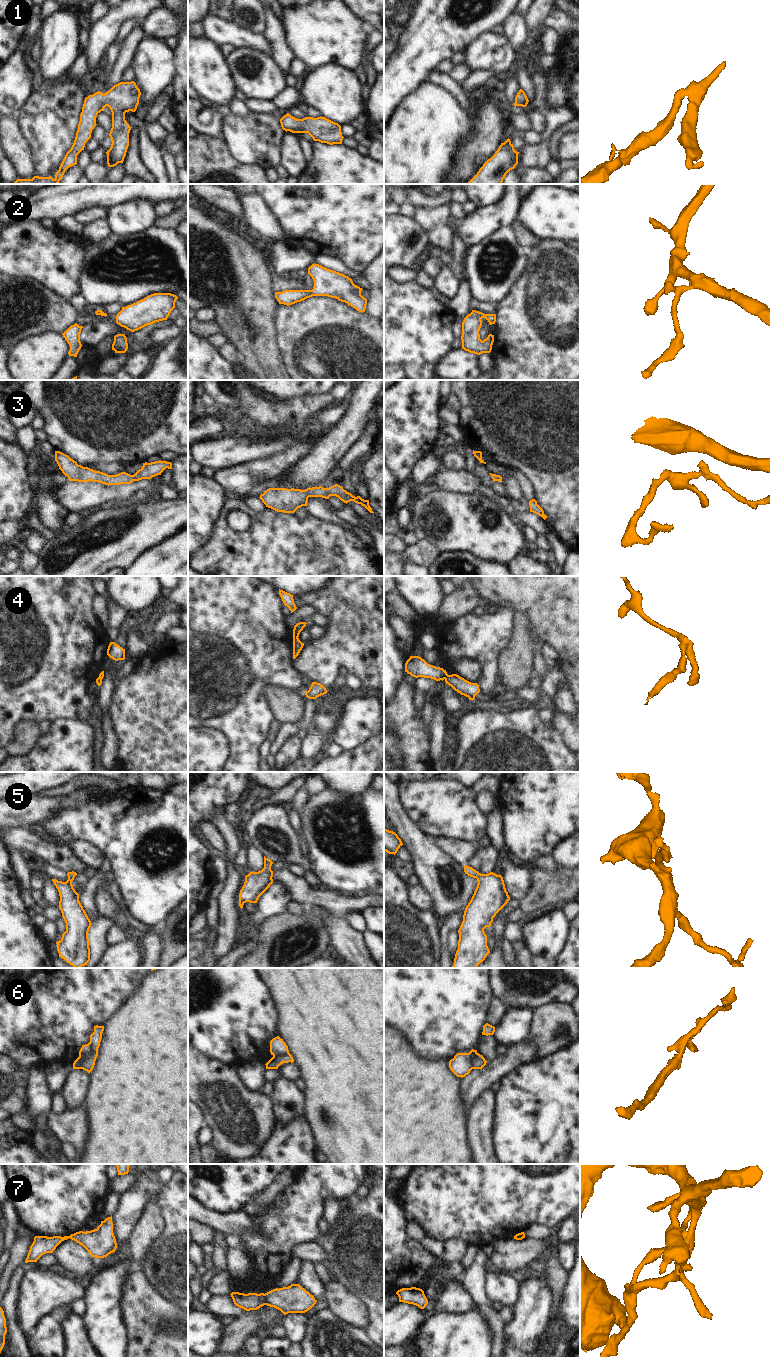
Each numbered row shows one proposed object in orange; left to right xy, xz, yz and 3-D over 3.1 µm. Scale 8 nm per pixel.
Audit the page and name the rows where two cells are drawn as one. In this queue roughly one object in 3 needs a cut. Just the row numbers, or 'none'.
4, 6, 7

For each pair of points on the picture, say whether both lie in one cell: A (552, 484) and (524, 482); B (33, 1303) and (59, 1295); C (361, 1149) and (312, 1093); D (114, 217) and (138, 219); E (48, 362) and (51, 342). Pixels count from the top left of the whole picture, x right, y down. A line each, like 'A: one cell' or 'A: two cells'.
A: two cells
B: one cell
C: one cell
D: one cell
E: one cell

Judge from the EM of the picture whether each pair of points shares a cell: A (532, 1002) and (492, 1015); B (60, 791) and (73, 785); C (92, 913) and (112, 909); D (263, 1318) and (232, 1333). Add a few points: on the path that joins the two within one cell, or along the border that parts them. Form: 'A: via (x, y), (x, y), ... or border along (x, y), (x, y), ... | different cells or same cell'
A: border along (494, 995), (507, 1008) | different cells
B: via (63, 790), (70, 787) | same cell
C: border along (100, 889), (95, 895), (96, 909), (99, 915) | different cells
D: border along (235, 1318), (253, 1314), (257, 1326) | different cells

